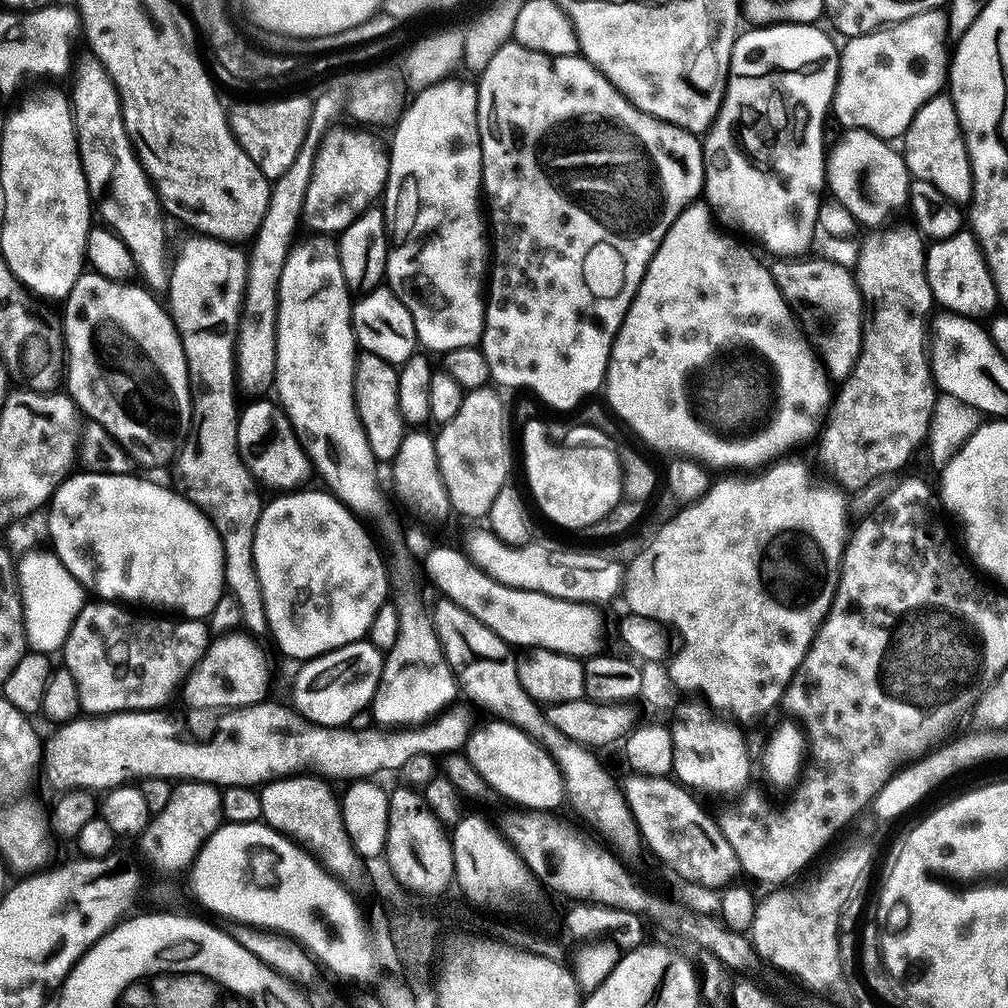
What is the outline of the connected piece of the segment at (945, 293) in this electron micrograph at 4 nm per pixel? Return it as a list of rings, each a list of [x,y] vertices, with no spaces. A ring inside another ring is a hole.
[[[962,230],[945,240],[929,243],[924,253],[924,269],[932,299],[941,309],[973,318],[991,317],[997,311],[996,287],[980,244],[971,231]]]

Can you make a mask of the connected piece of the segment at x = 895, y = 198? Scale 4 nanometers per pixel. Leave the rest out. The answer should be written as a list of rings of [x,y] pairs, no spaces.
[[[854,128],[845,131],[838,146],[831,148],[826,156],[826,188],[831,199],[846,206],[854,214],[857,225],[865,224],[868,230],[883,225],[891,212],[903,209],[908,203],[908,167],[903,155],[892,147],[873,132]]]

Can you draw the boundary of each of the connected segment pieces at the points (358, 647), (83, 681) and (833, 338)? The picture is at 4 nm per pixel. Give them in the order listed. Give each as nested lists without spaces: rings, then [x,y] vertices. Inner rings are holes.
[[[365,638],[303,661],[299,665],[300,673],[292,684],[291,703],[295,711],[311,724],[321,724],[327,728],[347,726],[358,710],[371,705],[382,678],[384,658],[385,653]]]
[[[92,602],[85,603],[84,609],[80,611],[80,613],[74,618],[74,622],[70,626],[70,634],[66,638],[66,642],[64,643],[63,649],[62,649],[62,657],[64,656],[64,660],[62,660],[62,666],[66,670],[70,670],[70,674],[74,674],[74,682],[78,682],[78,698],[80,699],[80,706],[81,709],[85,713],[88,714],[95,714],[97,716],[107,716],[109,712],[146,712],[149,710],[160,710],[163,709],[165,706],[164,703],[167,702],[168,699],[171,698],[172,695],[177,695],[178,689],[183,685],[184,681],[187,680],[189,674],[193,672],[193,670],[196,669],[196,663],[200,661],[200,659],[203,658],[204,652],[207,650],[209,643],[210,643],[210,628],[207,623],[205,623],[204,620],[185,620],[183,618],[168,618],[172,620],[155,620],[152,616],[135,616],[132,612],[127,612],[127,607],[121,606],[119,603],[116,602],[95,602],[96,604],[92,604]]]
[[[796,258],[789,262],[787,259],[777,259],[775,263],[771,265],[772,276],[776,280],[778,290],[783,294],[784,301],[787,302],[788,307],[792,309],[803,333],[808,337],[817,357],[822,361],[829,377],[832,377],[835,381],[843,382],[845,378],[852,373],[853,368],[856,367],[856,359],[860,356],[860,341],[862,339],[862,333],[864,331],[864,317],[866,315],[866,309],[860,299],[860,289],[856,286],[855,275],[851,271],[848,272],[840,264],[835,264],[832,260],[804,260],[808,258]]]

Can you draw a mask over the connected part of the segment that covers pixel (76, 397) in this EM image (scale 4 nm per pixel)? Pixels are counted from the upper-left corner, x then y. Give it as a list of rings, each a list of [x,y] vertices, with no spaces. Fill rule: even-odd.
[[[91,270],[85,271],[78,282],[74,282],[62,304],[66,384],[68,380],[66,392],[77,409],[89,421],[100,423],[137,465],[140,463],[148,468],[160,468],[175,461],[176,453],[180,451],[180,445],[188,437],[188,428],[192,425],[188,367],[180,335],[176,333],[167,307],[161,301],[159,304],[147,287],[132,283],[111,280]]]

